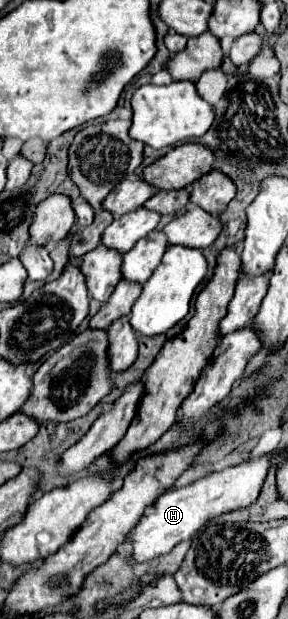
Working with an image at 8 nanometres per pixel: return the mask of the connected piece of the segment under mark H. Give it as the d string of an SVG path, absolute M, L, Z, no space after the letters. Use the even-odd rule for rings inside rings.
M271 452L263 454L253 460L245 460L237 466L229 466L225 470L213 472L205 478L199 478L183 488L173 488L159 496L155 504L151 504L139 524L135 526L135 534L131 538L133 550L131 558L135 562L147 562L155 556L167 554L173 546L177 546L183 540L189 540L197 530L205 528L211 520L219 518L221 514L233 512L233 510L243 510L251 504L257 502L265 476L271 466Z

